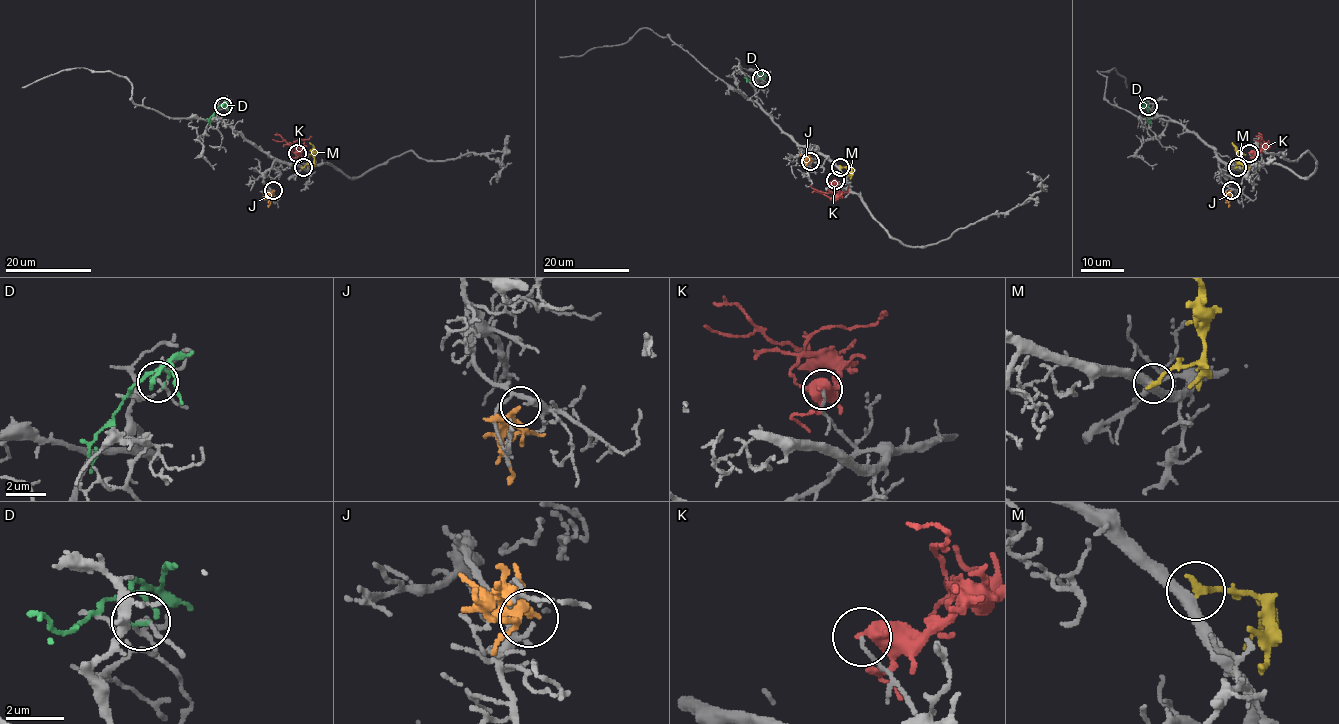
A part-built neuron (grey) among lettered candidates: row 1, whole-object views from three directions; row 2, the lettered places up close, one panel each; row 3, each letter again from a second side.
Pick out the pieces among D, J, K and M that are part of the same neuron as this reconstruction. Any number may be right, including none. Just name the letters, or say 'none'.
none

